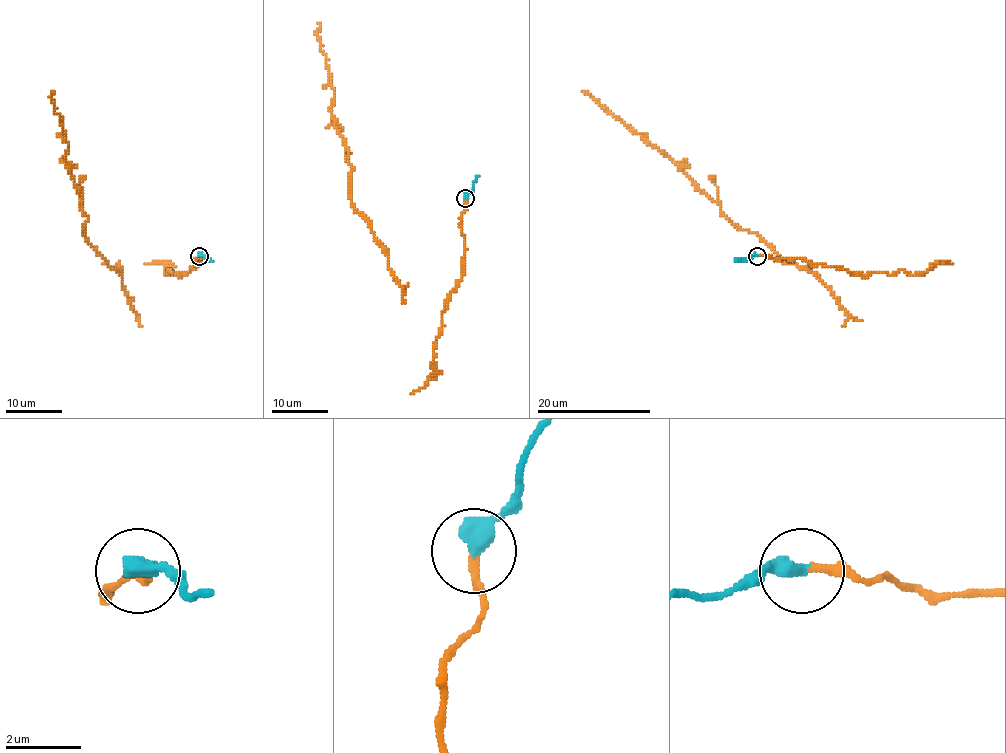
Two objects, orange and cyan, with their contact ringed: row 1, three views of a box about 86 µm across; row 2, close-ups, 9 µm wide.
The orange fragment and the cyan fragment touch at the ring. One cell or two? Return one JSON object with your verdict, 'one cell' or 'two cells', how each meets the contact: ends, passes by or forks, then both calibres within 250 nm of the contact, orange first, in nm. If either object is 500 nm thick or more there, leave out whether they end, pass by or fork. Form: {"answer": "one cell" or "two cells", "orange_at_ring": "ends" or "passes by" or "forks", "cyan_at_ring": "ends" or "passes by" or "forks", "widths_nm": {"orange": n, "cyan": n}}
{"answer": "one cell", "widths_nm": {"orange": 200, "cyan": 500}}

